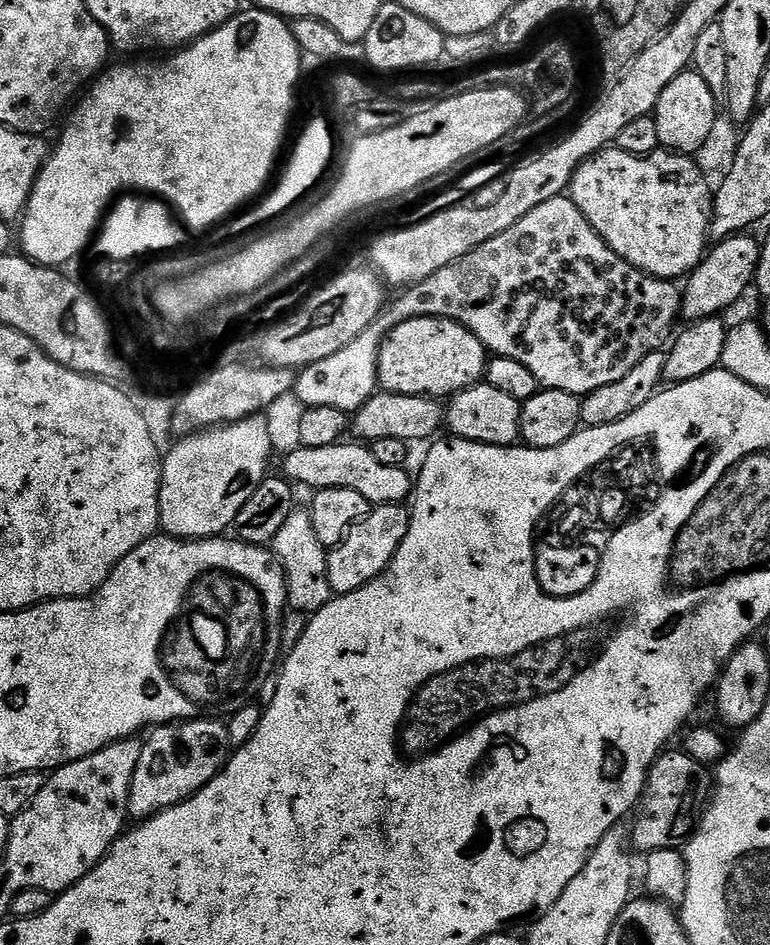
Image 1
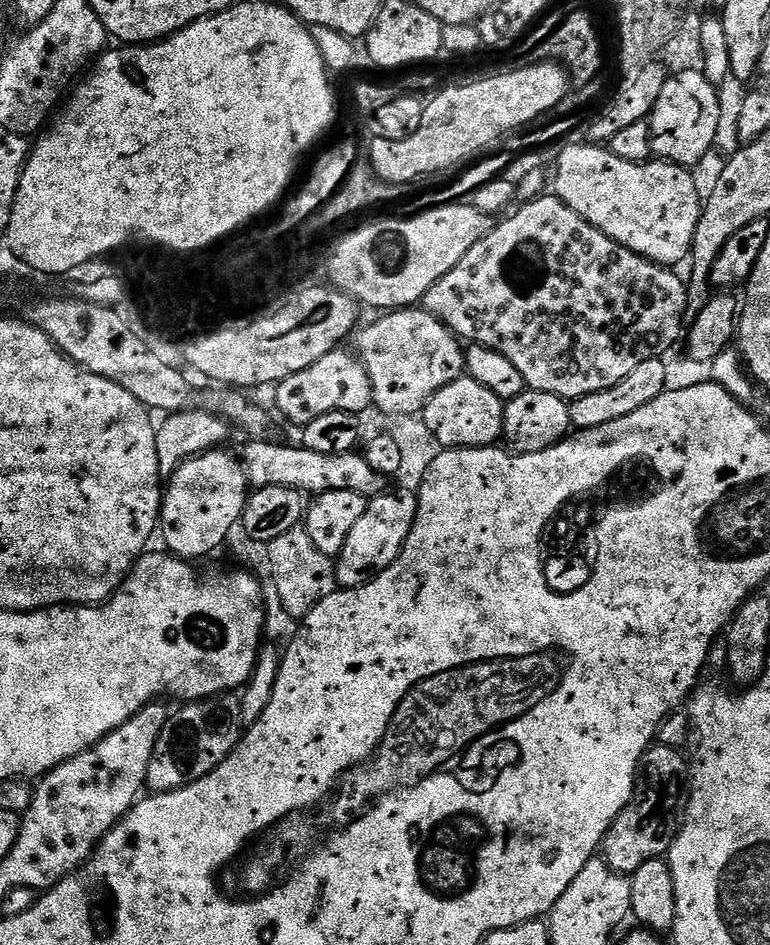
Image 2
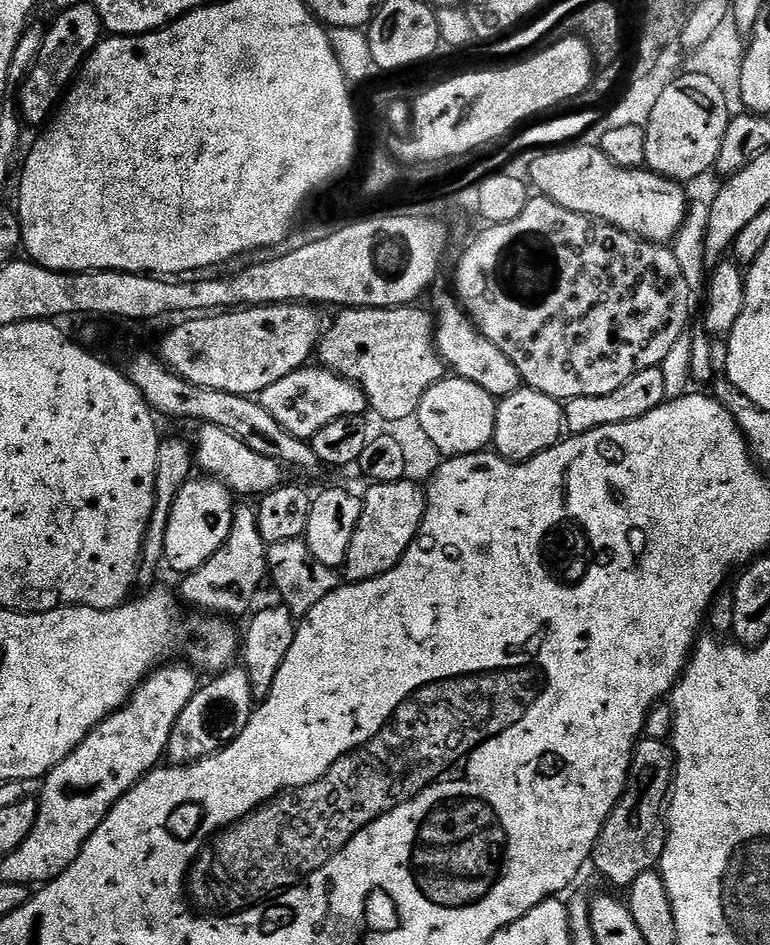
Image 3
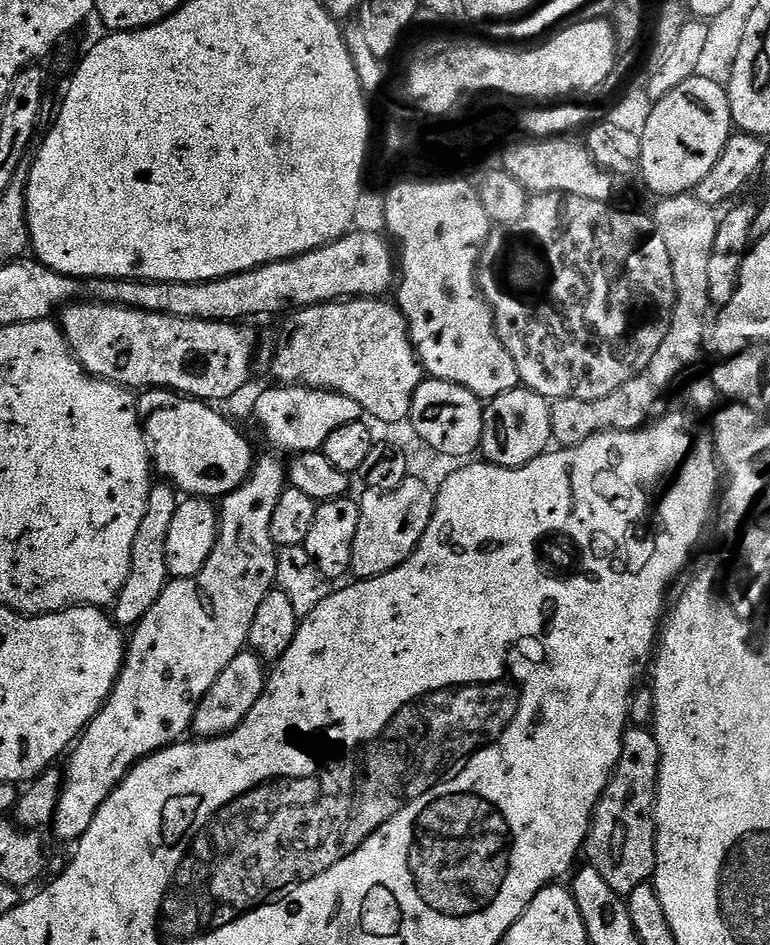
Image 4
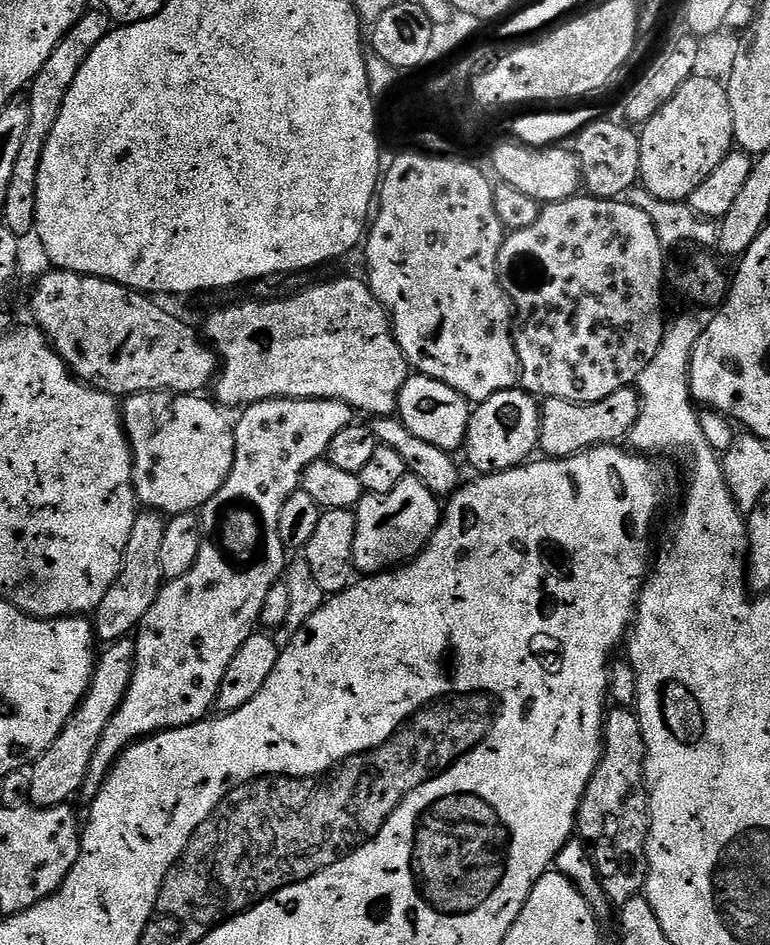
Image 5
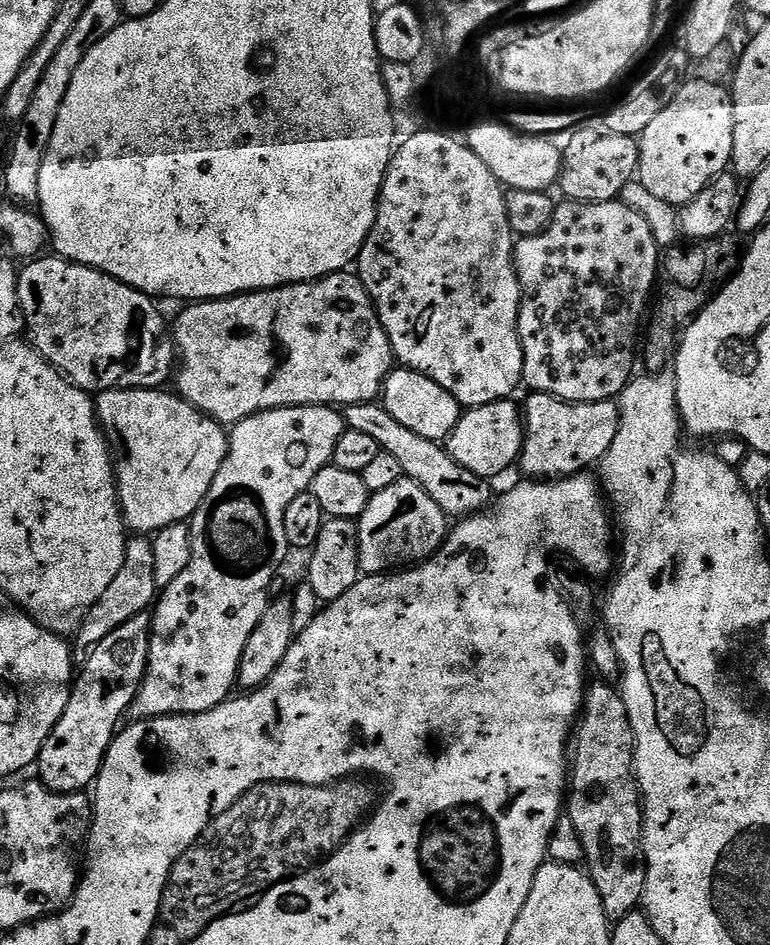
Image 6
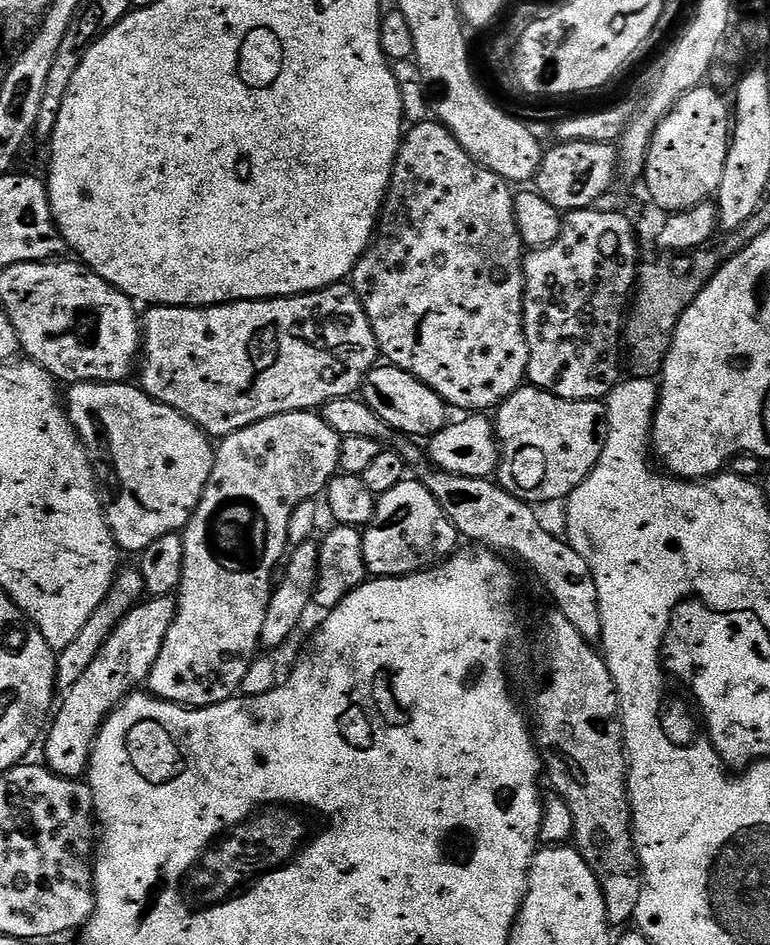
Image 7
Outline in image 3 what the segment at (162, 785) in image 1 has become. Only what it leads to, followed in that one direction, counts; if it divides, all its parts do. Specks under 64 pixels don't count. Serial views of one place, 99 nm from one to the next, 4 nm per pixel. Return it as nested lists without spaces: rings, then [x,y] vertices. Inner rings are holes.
[[[229,666],[209,680],[212,681],[205,688],[204,685],[197,687],[186,710],[178,714],[174,730],[170,730],[166,756],[173,765],[197,764],[199,760],[213,756],[225,744],[231,744],[234,738],[238,738],[238,734],[246,730],[246,722],[250,722],[254,701],[250,678],[243,666]]]

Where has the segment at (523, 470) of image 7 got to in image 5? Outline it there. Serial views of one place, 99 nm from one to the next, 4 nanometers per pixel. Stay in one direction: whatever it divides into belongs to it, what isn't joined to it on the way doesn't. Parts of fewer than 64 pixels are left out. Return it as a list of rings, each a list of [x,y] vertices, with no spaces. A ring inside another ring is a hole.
[[[632,386],[614,390],[614,394],[610,394],[610,398],[602,398],[602,402],[579,404],[566,402],[562,398],[544,400],[540,404],[539,451],[545,457],[566,460],[569,456],[585,452],[587,448],[598,448],[602,444],[616,444],[620,440],[623,441],[632,431],[634,422],[638,422],[639,413],[640,393]]]

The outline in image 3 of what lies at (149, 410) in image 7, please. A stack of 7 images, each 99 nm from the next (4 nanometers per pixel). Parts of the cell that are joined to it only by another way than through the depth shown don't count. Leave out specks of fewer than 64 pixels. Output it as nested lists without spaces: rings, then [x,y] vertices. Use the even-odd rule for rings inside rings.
[[[201,423],[199,428],[200,433],[194,439],[194,460],[199,471],[201,468],[204,471],[201,473],[207,474],[213,480],[219,480],[237,497],[259,498],[285,483],[285,469],[278,462],[274,462],[274,458],[262,458],[262,454],[250,450],[246,442],[234,438],[234,434],[222,430],[222,426]]]

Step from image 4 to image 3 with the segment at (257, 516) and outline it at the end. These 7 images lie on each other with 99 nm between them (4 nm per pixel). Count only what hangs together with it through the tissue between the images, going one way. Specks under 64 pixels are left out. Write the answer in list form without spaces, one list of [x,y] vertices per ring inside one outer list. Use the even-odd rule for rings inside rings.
[[[237,507],[232,514],[232,525],[230,534],[226,542],[217,552],[210,557],[198,570],[187,573],[180,584],[179,595],[182,597],[185,605],[193,604],[193,609],[199,610],[204,614],[223,614],[225,617],[240,616],[252,604],[252,599],[256,596],[256,591],[260,588],[260,583],[266,580],[269,575],[268,568],[268,547],[264,543],[262,534],[258,530],[258,518],[256,517],[257,509]],[[168,662],[144,677],[142,683],[132,691],[132,696],[127,704],[123,704],[117,712],[112,713],[96,727],[80,743],[53,772],[43,777],[44,789],[38,795],[38,818],[22,846],[18,850],[9,852],[6,860],[12,863],[10,879],[19,884],[31,885],[32,879],[47,882],[56,876],[61,876],[78,858],[82,846],[102,826],[106,814],[110,814],[113,806],[140,781],[147,772],[151,772],[165,759],[170,742],[170,730],[174,730],[174,722],[182,710],[190,702],[190,698],[196,692],[198,681],[197,673],[187,663]]]

